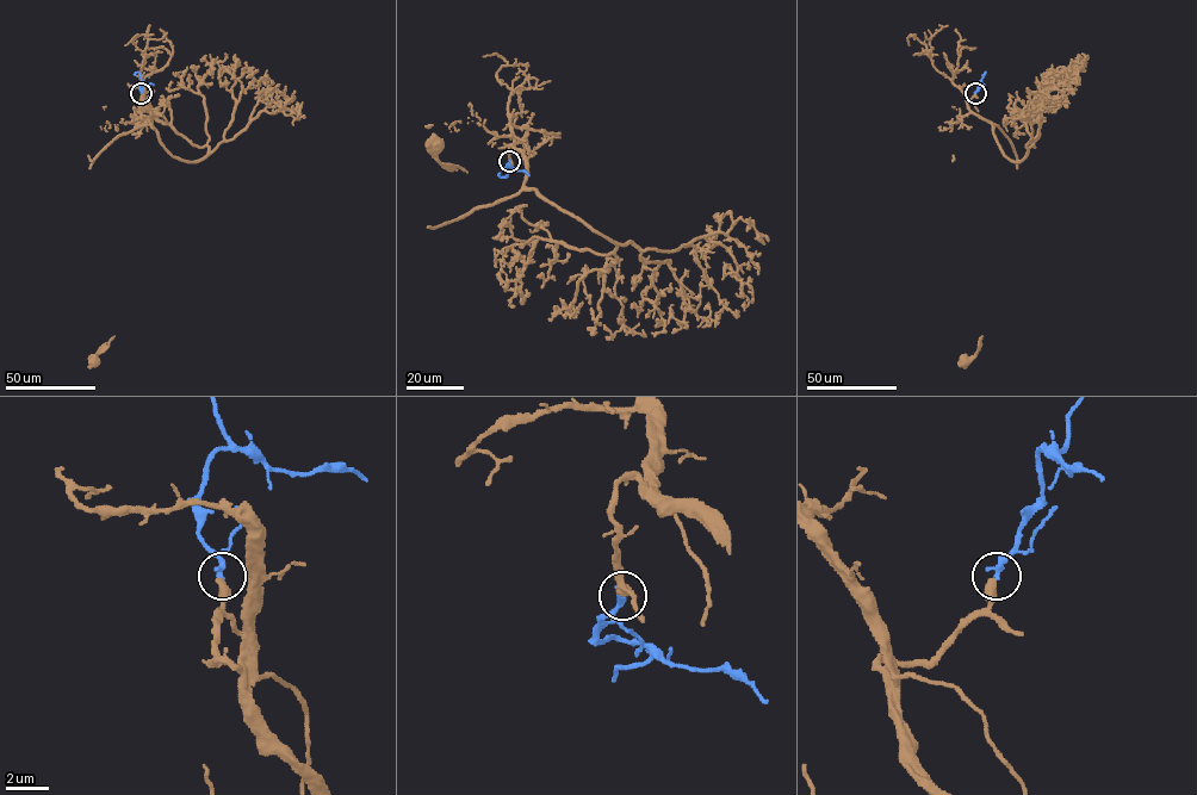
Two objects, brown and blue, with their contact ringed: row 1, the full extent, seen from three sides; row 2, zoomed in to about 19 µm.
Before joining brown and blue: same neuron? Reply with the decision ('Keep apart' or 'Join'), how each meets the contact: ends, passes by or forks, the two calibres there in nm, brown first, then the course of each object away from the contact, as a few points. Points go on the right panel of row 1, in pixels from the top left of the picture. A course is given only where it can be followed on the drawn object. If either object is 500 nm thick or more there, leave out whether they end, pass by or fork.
Join. At the ring brown ends. At the ring blue ends. Thickness 440 nm (brown) against 280 nm. Course of brown: (975, 93), (966, 99), (967, 106), (1002, 130), (1017, 161), (982, 335), (977, 354), (965, 364). Course of blue: (975, 92), (982, 74)

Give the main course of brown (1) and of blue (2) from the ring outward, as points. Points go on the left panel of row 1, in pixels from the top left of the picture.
1: (141, 93), (150, 122), (118, 135), (90, 168), (115, 335), (93, 364)
2: (141, 92), (140, 85), (143, 82), (138, 73), (135, 74)

